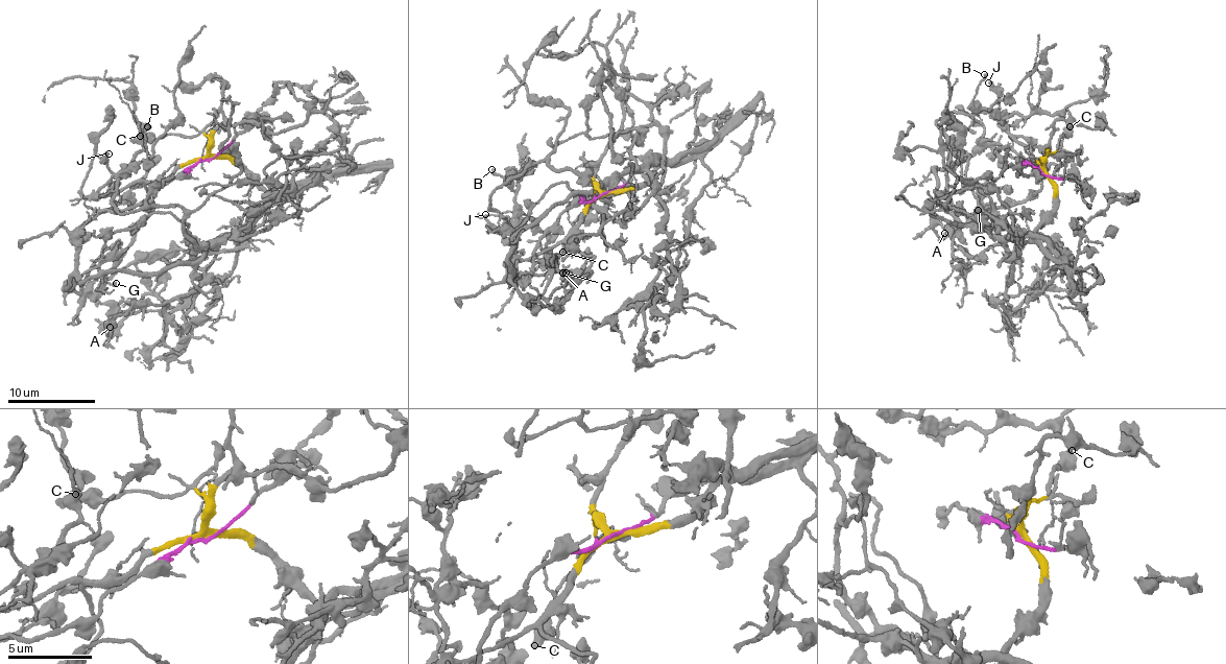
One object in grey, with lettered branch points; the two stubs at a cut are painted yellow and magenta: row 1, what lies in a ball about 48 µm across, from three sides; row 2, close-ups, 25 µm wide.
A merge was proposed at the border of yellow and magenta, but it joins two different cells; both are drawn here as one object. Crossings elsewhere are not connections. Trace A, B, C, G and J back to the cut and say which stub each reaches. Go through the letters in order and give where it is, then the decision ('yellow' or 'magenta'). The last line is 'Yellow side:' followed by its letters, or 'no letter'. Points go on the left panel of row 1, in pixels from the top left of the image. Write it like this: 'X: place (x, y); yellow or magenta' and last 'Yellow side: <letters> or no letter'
A: place (110, 327); yellow
B: place (147, 126); yellow
C: place (140, 136); yellow
G: place (116, 283); yellow
J: place (109, 153); yellow
Yellow side: A, B, C, G, J

